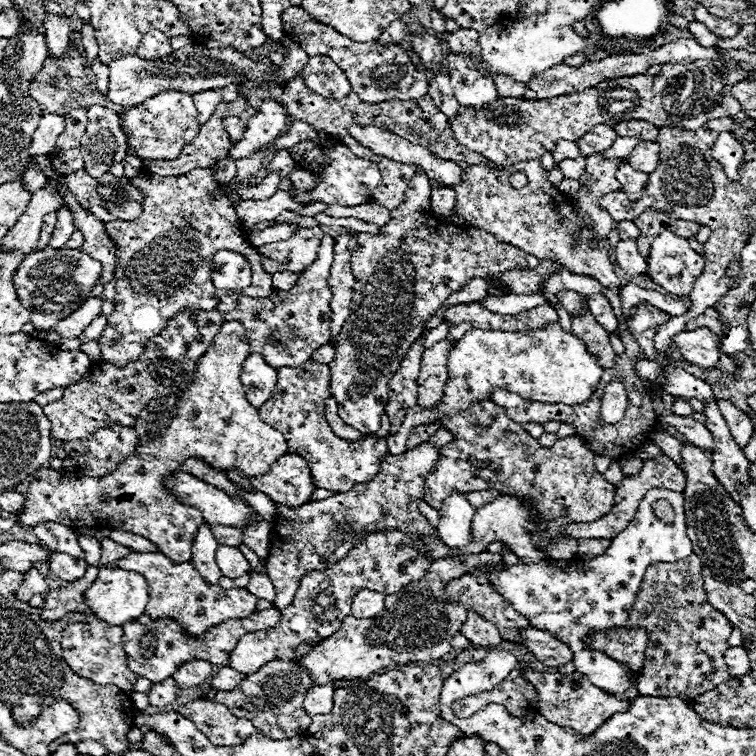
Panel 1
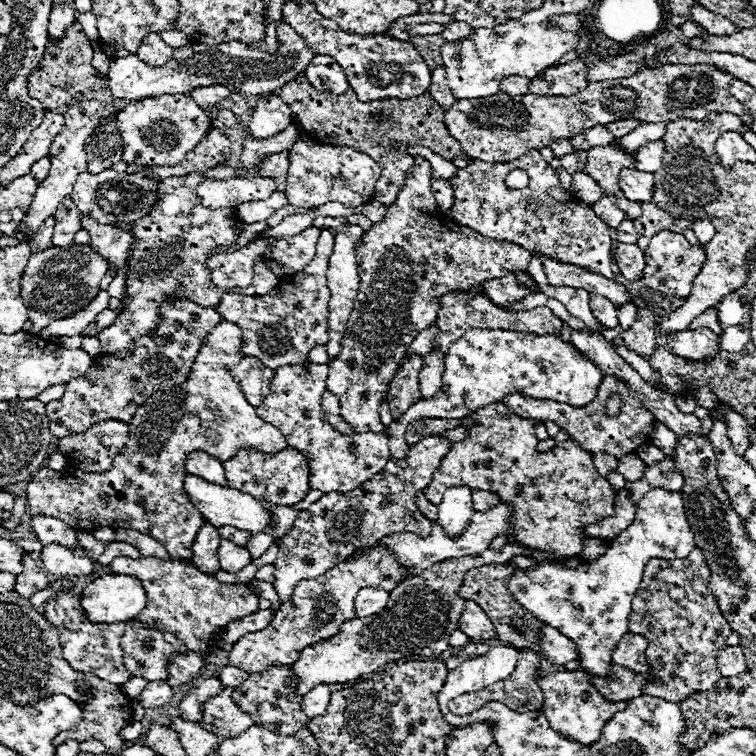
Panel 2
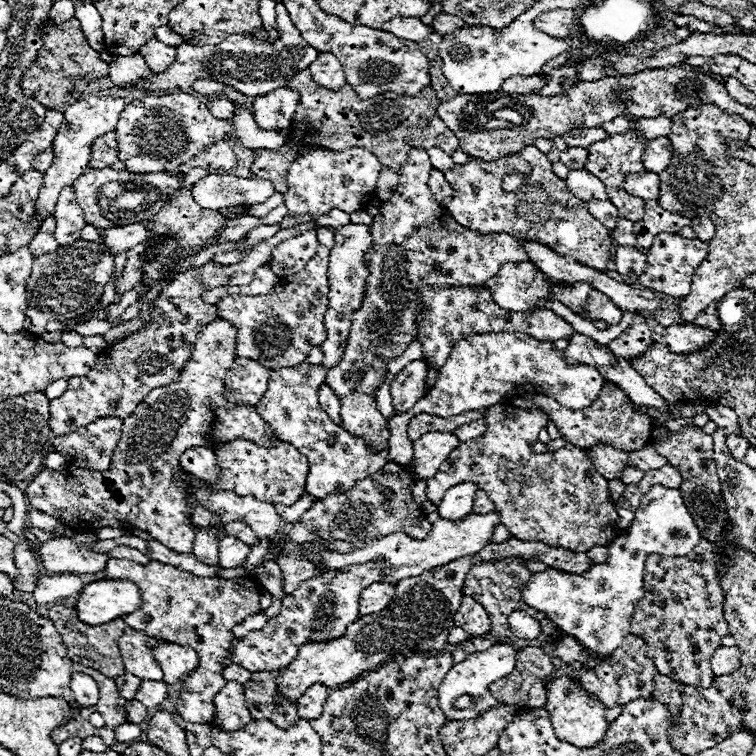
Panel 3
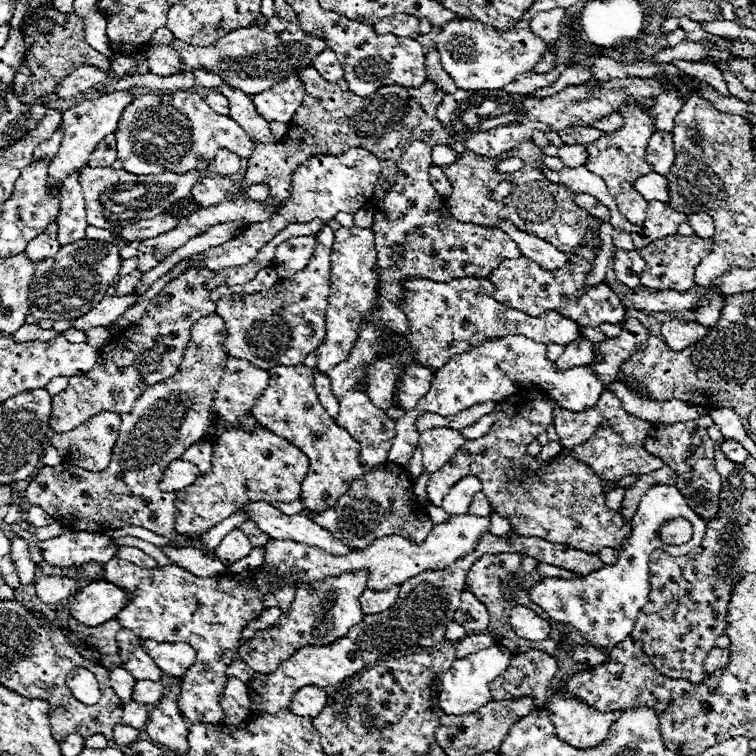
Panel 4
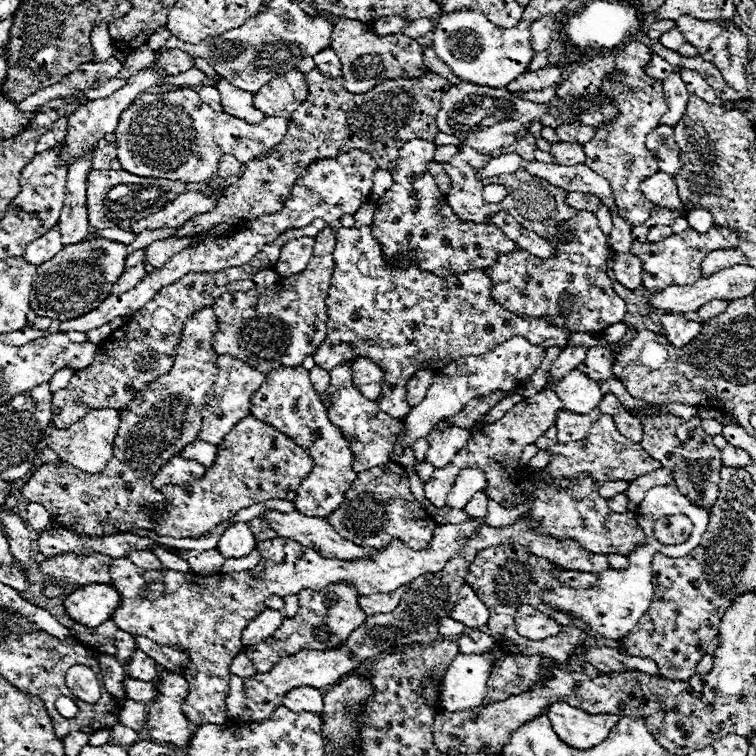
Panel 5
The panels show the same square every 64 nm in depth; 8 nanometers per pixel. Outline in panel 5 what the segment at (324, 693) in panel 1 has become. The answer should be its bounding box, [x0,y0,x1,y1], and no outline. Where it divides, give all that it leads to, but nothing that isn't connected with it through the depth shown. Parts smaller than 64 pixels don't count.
[282,688,324,714]

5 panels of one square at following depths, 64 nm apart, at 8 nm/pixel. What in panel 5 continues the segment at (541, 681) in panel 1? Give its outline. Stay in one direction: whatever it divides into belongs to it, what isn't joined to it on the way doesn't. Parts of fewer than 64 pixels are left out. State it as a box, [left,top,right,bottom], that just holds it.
[546,702,620,750]

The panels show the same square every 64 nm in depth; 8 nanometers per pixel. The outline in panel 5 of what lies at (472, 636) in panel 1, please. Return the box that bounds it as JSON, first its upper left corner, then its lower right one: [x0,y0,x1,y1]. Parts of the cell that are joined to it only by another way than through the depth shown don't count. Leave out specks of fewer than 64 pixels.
[450,584,488,628]

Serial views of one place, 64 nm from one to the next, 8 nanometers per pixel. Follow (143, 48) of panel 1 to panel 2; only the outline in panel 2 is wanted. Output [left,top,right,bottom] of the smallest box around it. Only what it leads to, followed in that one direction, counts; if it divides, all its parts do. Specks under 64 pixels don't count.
[136,32,174,66]

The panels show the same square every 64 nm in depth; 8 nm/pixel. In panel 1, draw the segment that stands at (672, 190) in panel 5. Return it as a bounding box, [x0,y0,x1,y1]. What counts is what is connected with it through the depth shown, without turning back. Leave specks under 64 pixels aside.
[618,164,648,200]

